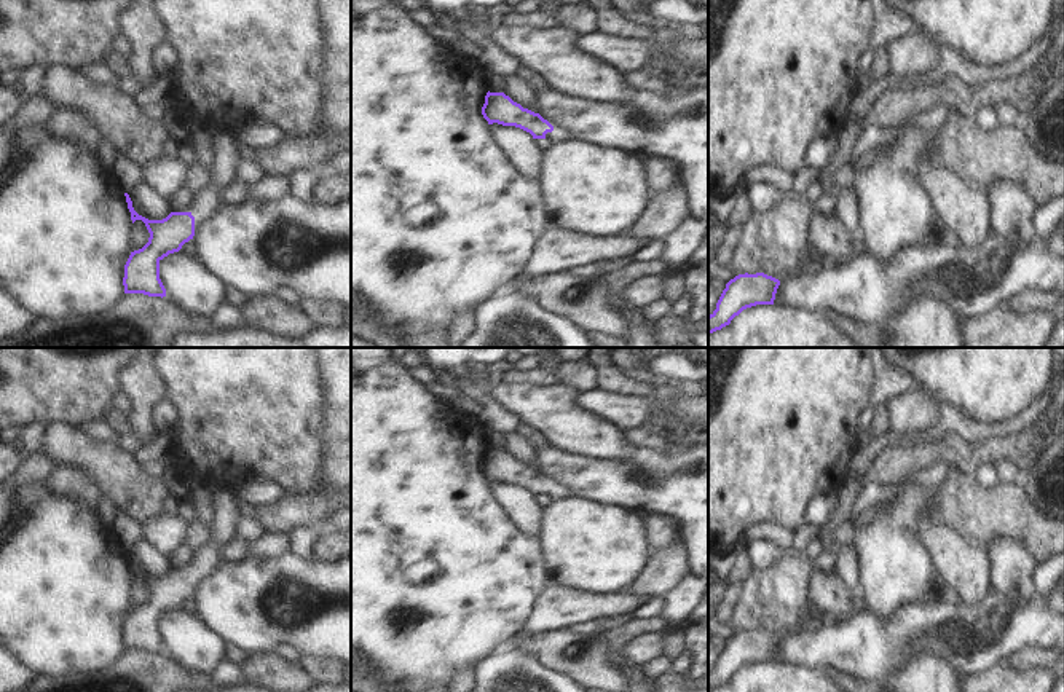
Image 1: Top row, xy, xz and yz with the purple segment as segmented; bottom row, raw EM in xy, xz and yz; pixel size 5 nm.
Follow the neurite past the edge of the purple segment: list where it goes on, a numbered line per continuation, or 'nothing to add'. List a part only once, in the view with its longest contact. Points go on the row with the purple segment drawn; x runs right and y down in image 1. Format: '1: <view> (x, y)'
1: xz (559, 134)

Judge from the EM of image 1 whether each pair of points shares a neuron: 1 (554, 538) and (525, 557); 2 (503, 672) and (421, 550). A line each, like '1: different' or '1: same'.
1: different
2: different

